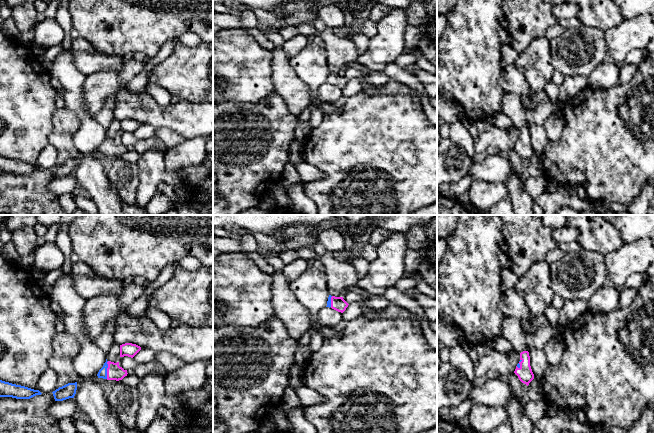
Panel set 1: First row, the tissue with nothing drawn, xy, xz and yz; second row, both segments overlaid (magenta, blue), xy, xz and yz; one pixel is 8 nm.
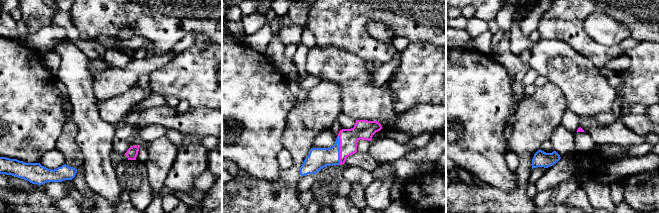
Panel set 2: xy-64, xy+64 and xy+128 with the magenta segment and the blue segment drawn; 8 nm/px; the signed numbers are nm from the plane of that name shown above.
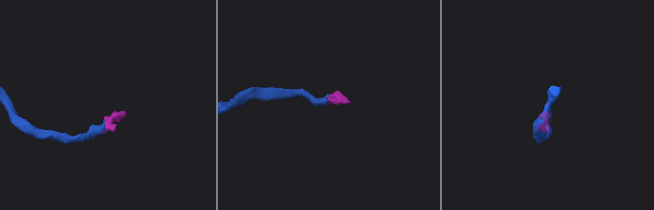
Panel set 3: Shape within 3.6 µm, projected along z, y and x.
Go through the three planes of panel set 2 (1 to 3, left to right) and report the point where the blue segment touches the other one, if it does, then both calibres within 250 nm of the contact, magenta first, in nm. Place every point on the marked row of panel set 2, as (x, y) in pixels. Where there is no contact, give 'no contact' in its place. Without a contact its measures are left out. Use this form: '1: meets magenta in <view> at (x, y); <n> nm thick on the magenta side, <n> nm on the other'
1: no contact
2: meets magenta in xy+64 at (340, 150); 160 nm thick on the magenta side, 170 nm on the other
3: no contact

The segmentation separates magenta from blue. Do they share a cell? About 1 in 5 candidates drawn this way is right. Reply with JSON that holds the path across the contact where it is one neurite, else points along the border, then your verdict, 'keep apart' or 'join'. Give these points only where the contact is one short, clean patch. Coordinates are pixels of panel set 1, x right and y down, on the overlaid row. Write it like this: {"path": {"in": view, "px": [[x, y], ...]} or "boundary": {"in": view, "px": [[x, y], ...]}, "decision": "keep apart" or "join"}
{"path": {"in": "xy", "px": [[114, 372], [107, 370], [102, 373]]}, "decision": "join"}

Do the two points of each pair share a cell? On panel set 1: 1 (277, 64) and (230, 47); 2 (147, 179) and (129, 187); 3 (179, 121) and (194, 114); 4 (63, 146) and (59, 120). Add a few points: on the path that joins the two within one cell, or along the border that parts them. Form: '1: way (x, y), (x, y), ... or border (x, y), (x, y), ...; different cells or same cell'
1: border (275, 56), (272, 61), (273, 85); different cells
2: border (137, 165), (139, 184), (136, 190), (135, 203); different cells
3: way (183, 118), (190, 118); same cell
4: way (62, 140), (62, 126); same cell

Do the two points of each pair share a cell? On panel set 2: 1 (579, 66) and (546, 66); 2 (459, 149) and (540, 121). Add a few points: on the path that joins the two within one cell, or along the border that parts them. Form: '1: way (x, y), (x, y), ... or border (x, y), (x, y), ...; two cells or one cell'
1: way (571, 66), (554, 66); one cell
2: border (507, 130), (507, 146), (509, 148); two cells

